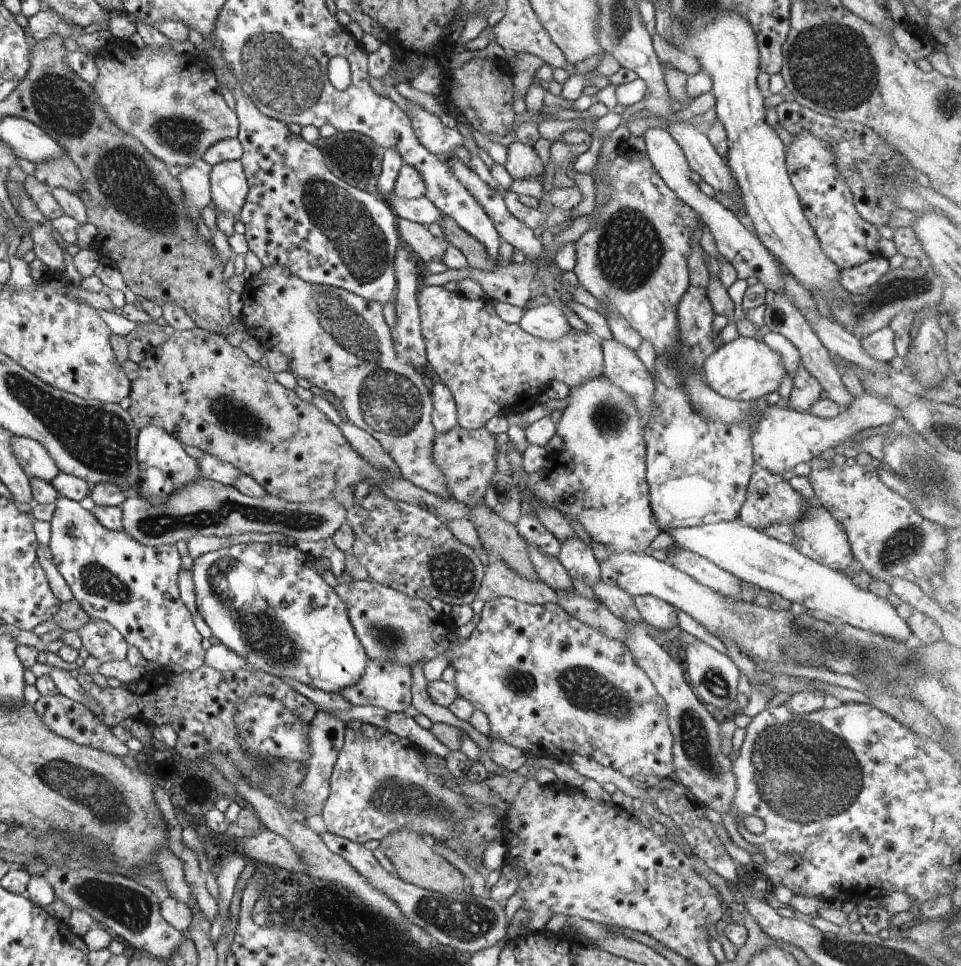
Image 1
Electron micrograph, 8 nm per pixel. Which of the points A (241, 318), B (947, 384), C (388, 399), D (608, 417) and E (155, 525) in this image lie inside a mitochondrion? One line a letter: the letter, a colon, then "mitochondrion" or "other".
A: other
B: other
C: mitochondrion
D: mitochondrion
E: mitochondrion

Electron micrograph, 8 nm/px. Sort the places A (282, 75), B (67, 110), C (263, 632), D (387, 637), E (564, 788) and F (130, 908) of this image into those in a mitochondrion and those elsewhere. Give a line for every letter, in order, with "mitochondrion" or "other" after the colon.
A: mitochondrion
B: mitochondrion
C: mitochondrion
D: mitochondrion
E: other
F: mitochondrion

